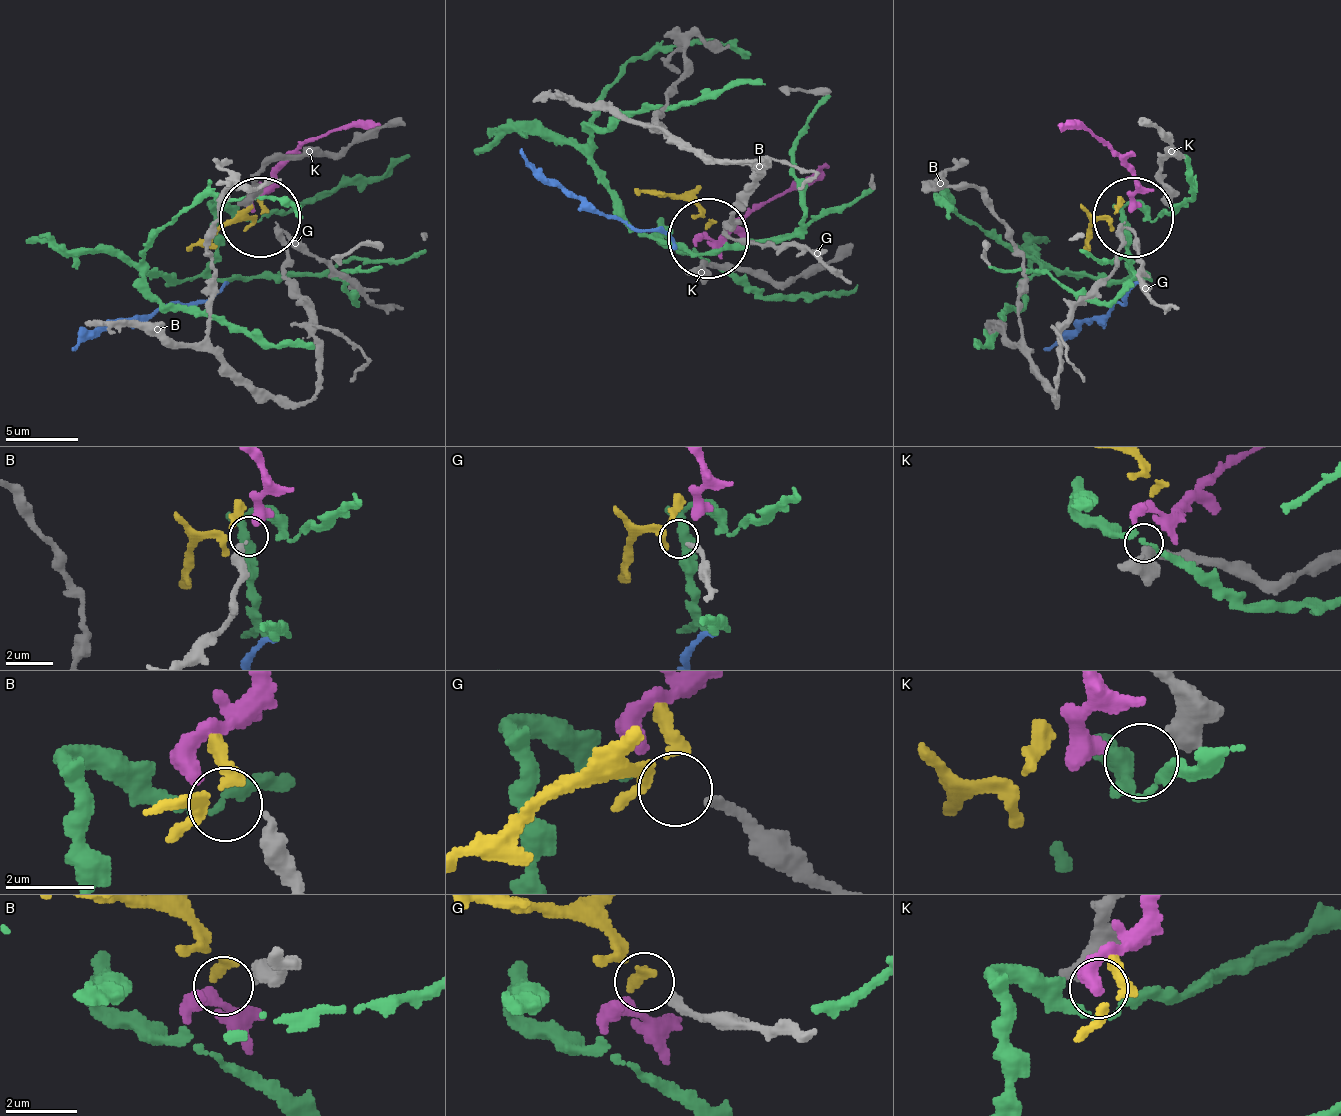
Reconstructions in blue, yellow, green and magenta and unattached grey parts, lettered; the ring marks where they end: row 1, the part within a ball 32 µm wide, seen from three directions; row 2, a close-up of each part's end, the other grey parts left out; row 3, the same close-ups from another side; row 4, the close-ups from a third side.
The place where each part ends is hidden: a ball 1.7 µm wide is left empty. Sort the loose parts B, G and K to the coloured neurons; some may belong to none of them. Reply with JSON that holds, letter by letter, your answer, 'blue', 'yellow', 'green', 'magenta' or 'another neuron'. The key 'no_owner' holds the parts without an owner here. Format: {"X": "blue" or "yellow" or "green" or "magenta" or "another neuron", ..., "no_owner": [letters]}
{"B": "magenta", "G": "yellow", "K": "another neuron", "no_owner": ["K"]}

